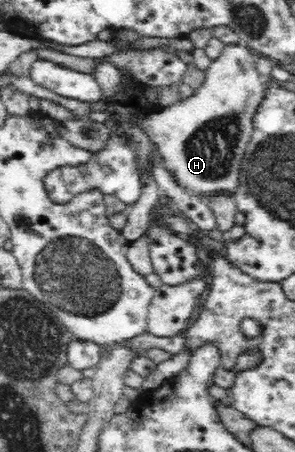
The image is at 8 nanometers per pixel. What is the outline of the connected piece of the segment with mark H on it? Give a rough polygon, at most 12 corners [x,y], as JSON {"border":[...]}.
{"border":[[226,45],[191,98],[129,124],[177,185],[233,193],[268,96]]}

